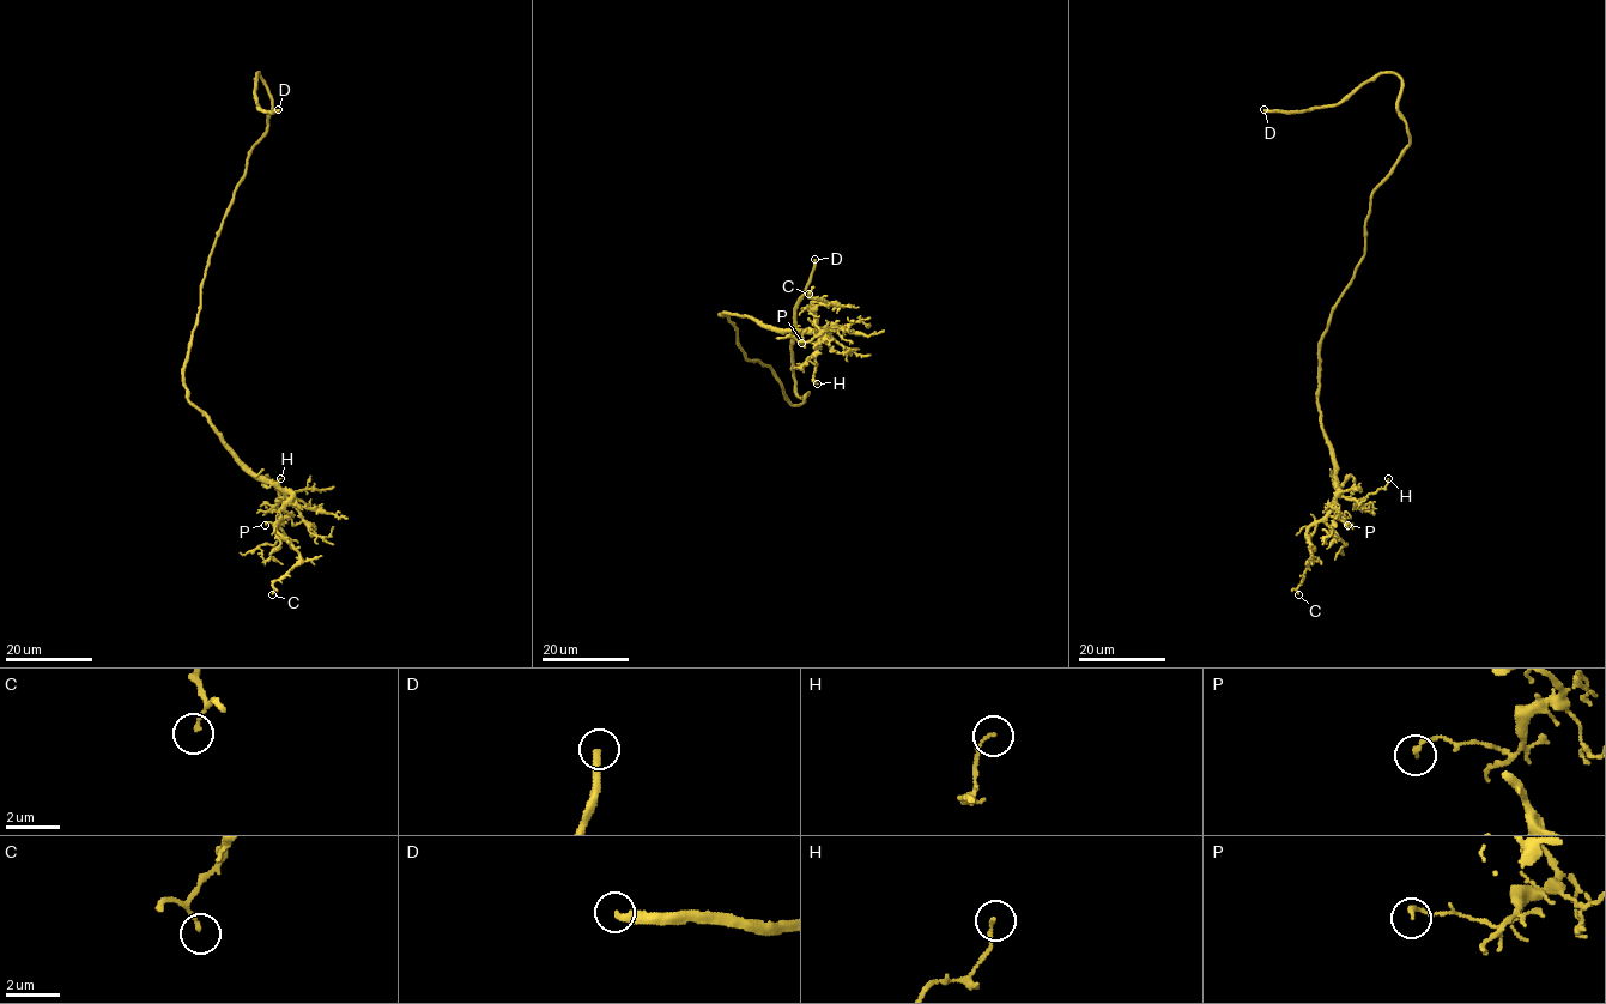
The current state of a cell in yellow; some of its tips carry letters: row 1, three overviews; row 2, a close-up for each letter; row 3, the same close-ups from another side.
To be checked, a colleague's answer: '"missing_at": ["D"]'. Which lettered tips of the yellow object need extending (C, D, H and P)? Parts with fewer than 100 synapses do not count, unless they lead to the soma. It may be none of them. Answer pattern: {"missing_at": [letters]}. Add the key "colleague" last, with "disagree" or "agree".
{"missing_at": ["D"], "colleague": "agree"}

